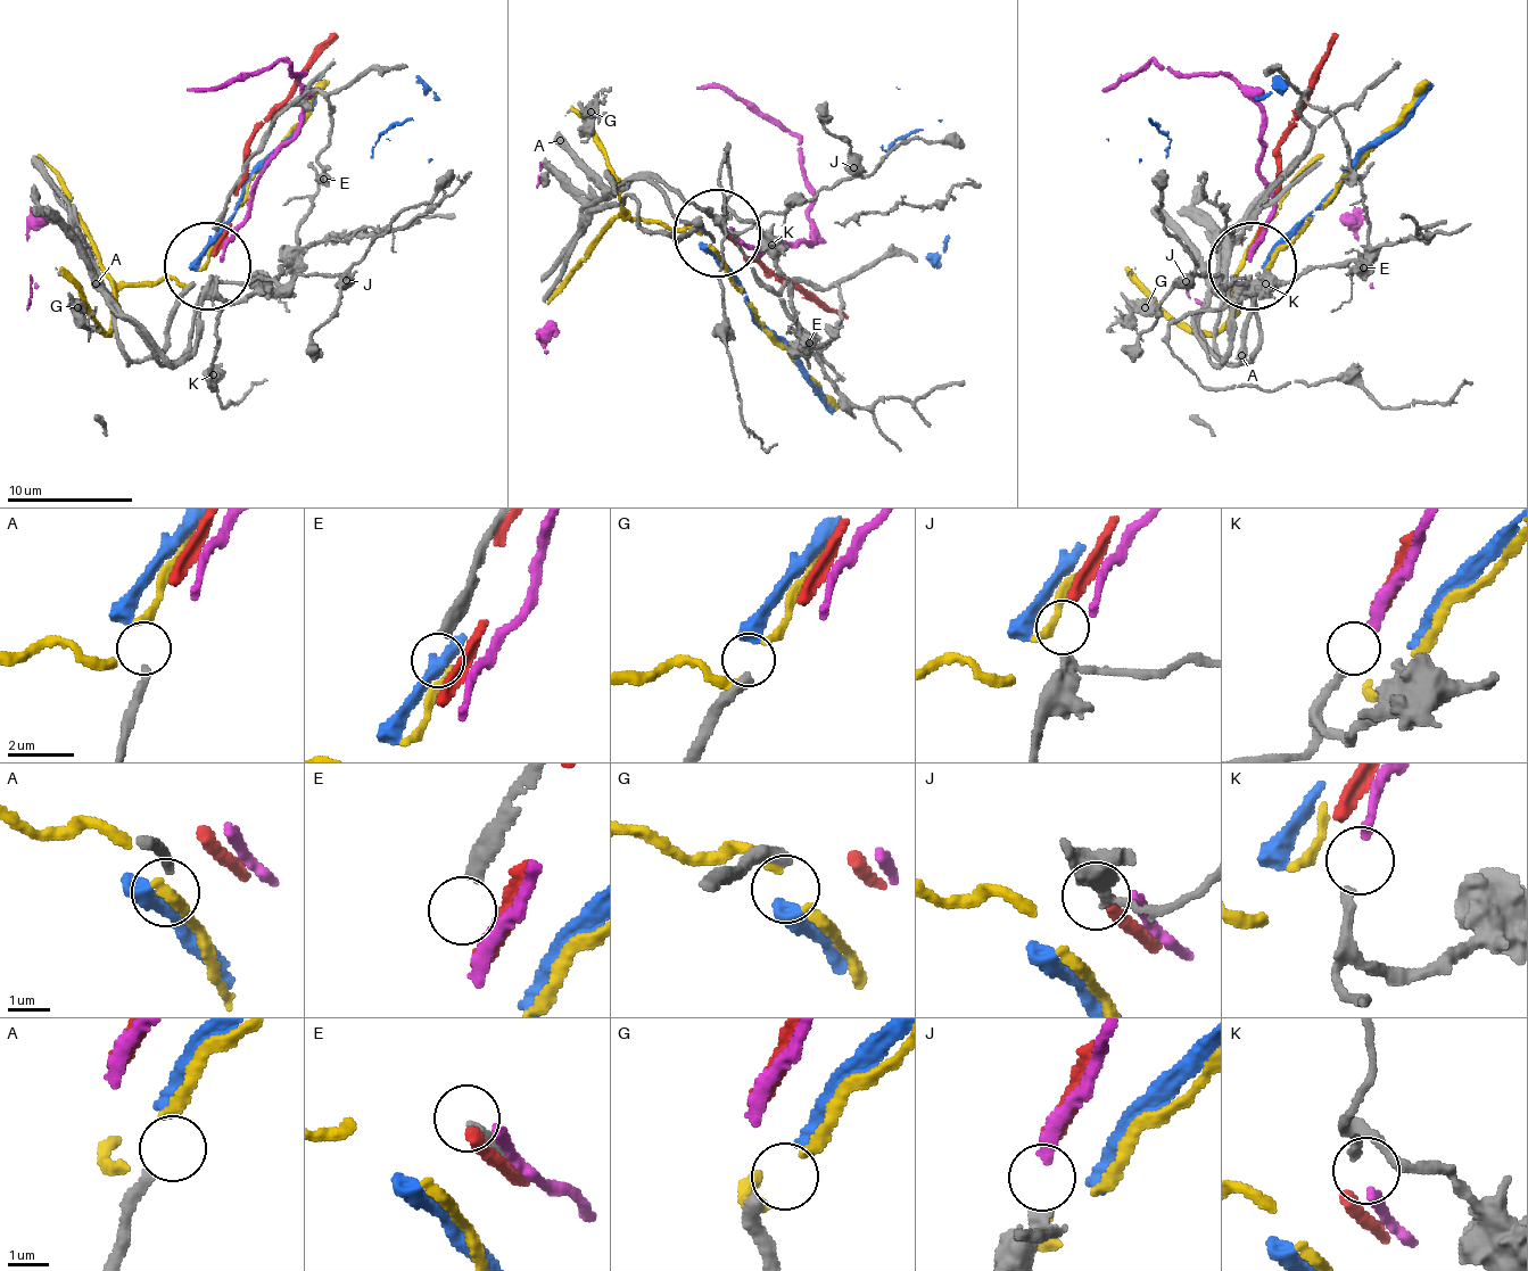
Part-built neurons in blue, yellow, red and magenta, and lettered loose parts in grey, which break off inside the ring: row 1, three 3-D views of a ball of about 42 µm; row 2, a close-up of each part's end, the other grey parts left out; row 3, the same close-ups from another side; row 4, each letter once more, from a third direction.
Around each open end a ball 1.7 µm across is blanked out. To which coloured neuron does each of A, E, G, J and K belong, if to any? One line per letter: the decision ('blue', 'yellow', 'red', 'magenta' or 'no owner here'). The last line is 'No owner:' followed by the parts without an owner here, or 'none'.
A: no owner here
E: no owner here
G: blue
J: red
K: magenta
No owner: A, E

